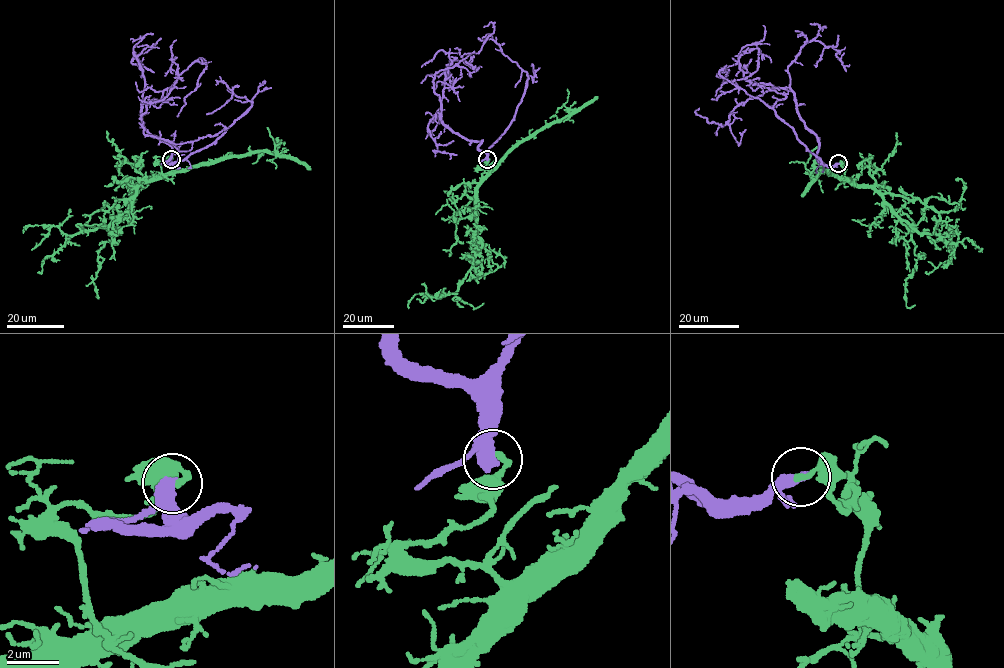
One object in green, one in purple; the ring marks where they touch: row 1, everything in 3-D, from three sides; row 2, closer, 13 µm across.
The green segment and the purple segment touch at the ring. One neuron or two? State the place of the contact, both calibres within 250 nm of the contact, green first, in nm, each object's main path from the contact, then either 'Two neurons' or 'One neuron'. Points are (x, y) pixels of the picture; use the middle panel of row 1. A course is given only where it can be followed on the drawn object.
Place: (487, 159). Thickness 240 nm (green) against 380 nm. Course of green: (487, 158), (479, 167), (488, 173), (477, 189), (482, 245), (471, 268), (455, 292), (416, 294), (408, 308). Course of purple: (487, 159), (481, 141), (462, 138), (441, 118), (449, 64), (456, 59), (479, 68), (454, 48). Two neurons

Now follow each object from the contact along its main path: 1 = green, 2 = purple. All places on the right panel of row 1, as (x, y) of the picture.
1: (837, 163), (845, 181), (871, 187), (921, 233), (956, 245), (947, 227), (958, 234)
2: (838, 163), (816, 157), (816, 136), (791, 91), (745, 79), (740, 55), (758, 49), (757, 70), (715, 96)

